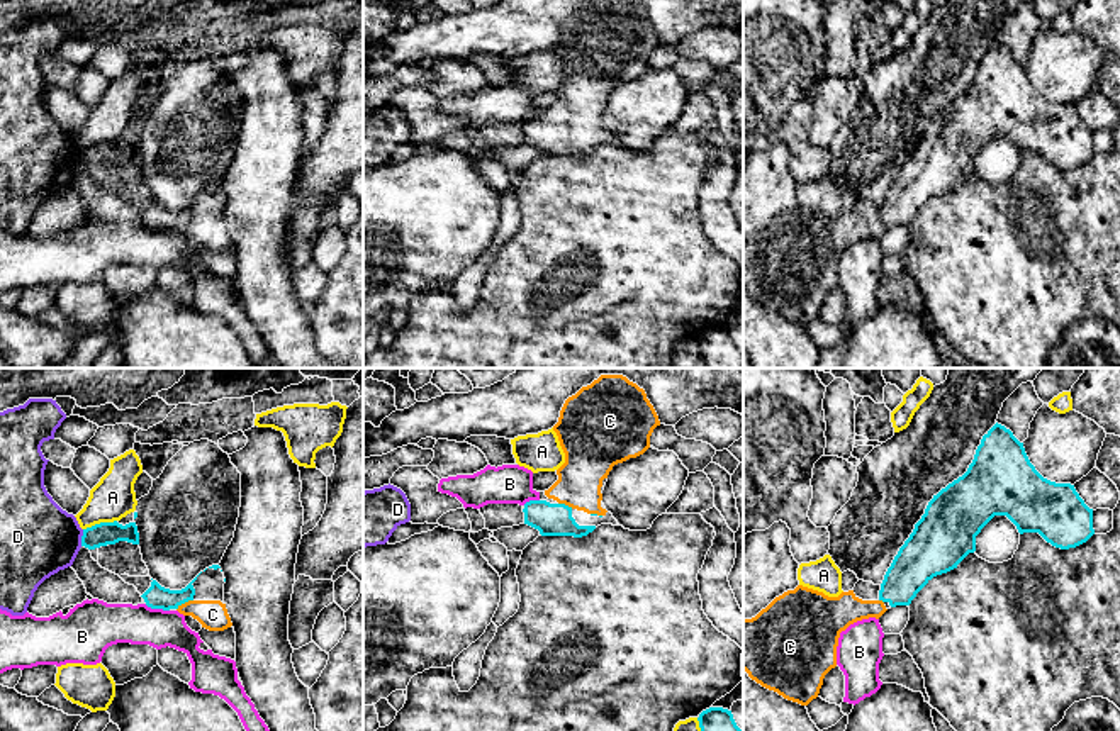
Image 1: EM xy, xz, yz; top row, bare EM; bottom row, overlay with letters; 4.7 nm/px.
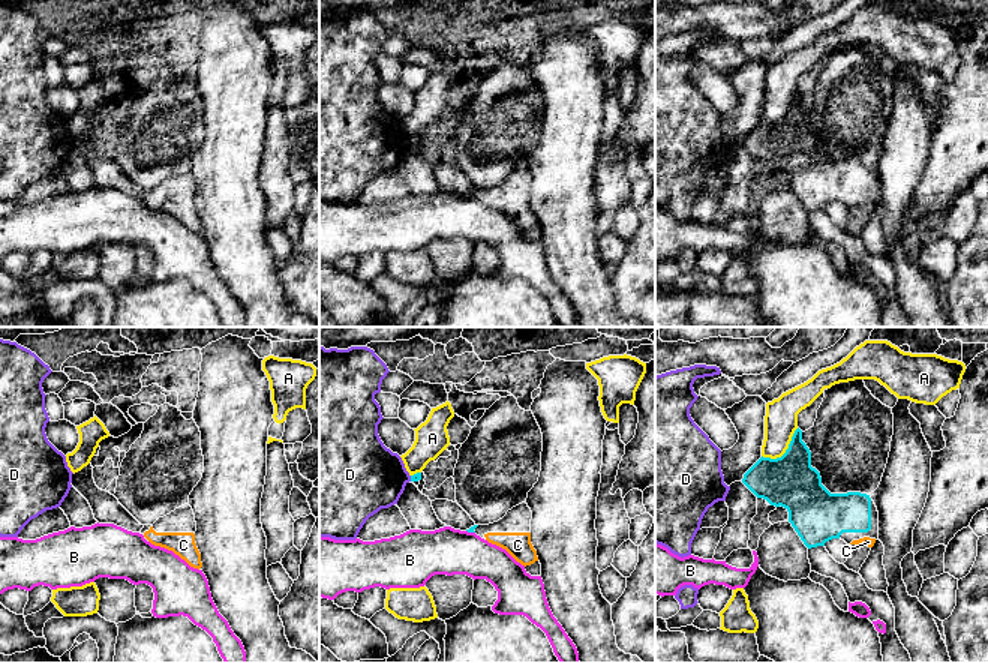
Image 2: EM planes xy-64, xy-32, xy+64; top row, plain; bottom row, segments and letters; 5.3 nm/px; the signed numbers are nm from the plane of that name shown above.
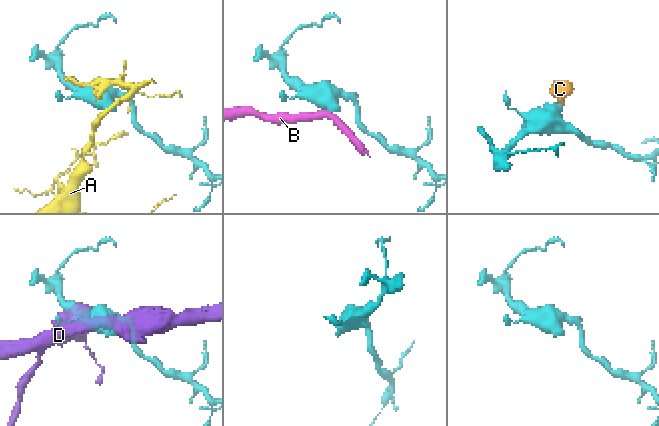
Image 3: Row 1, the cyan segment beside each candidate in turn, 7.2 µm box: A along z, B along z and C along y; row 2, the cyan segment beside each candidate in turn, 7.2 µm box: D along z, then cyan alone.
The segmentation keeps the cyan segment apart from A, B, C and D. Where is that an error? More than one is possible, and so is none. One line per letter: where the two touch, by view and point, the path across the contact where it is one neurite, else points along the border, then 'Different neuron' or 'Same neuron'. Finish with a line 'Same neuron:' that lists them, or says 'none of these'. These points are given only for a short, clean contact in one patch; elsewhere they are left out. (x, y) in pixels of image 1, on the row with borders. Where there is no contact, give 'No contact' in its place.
A: Touches cyan at xy (100, 523). Different neuron
B: Touches cyan at xy (156, 608). Boundary: xy (145, 604), (168, 611). Different neuron
C: Touches cyan at xy (184, 602). Path across: xy (156, 597), (184, 602), (212, 614). Same neuron
D: Touches cyan at xy (82, 538). Different neuron
Same neuron: C

